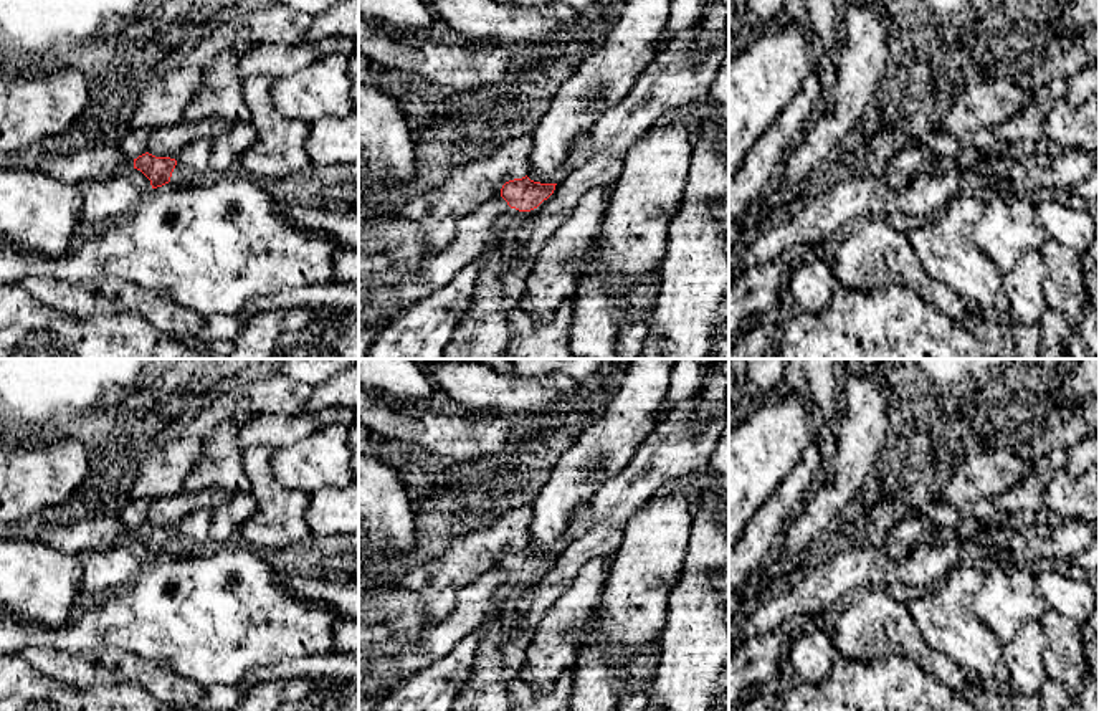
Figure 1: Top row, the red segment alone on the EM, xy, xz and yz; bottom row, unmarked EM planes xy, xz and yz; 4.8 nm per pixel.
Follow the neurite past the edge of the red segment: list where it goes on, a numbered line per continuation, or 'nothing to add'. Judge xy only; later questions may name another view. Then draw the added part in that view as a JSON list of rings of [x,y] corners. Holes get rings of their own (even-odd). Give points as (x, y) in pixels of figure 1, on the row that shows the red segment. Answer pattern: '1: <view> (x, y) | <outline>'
1: xy (126, 166) | [[[124,159],[117,169],[116,169],[116,174],[114,175],[124,175],[127,172],[131,172],[134,169],[134,159]]]

